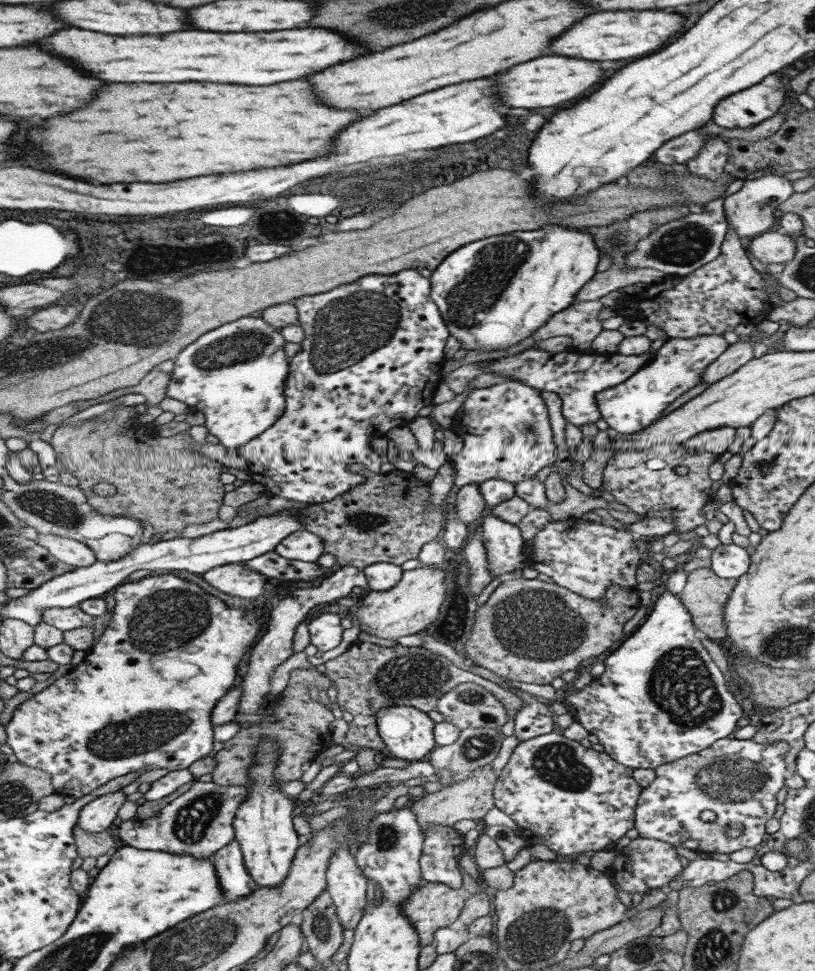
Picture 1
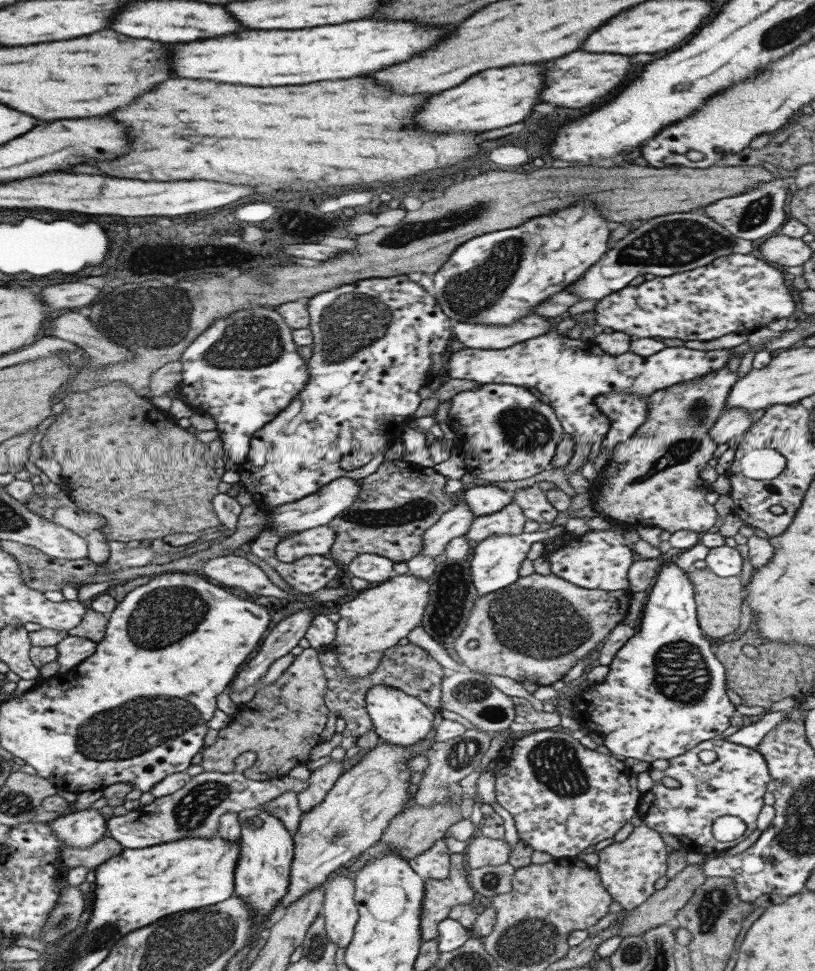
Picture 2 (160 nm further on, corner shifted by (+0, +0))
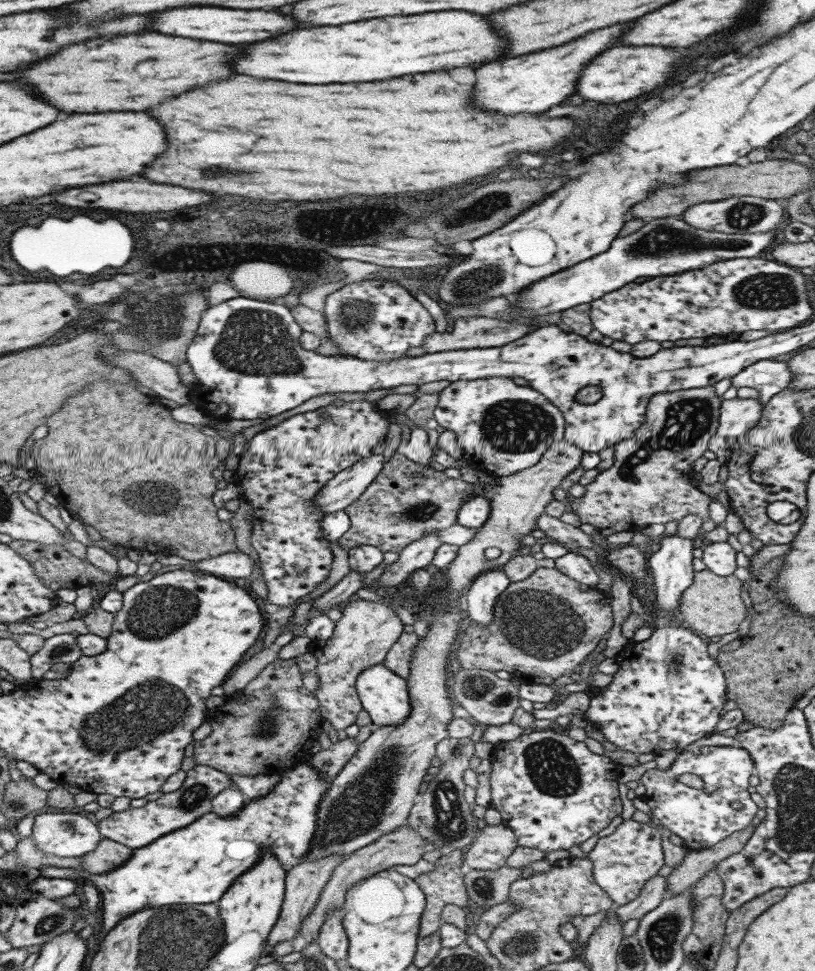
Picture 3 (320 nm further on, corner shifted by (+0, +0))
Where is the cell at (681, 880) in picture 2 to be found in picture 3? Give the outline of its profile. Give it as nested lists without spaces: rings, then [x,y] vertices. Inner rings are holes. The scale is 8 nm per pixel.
[[[749,824],[745,830],[735,831],[709,848],[689,851],[666,876],[667,896],[687,892],[687,887],[691,888],[705,872],[715,868],[720,860],[739,852],[753,831],[753,824]]]

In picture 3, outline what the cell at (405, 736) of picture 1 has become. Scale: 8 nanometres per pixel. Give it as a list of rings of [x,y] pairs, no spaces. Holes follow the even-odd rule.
[[[377,663],[364,668],[357,675],[355,689],[362,709],[369,715],[374,727],[397,727],[410,715],[410,700],[407,693],[406,680],[401,680],[394,672],[391,672],[384,664]]]

